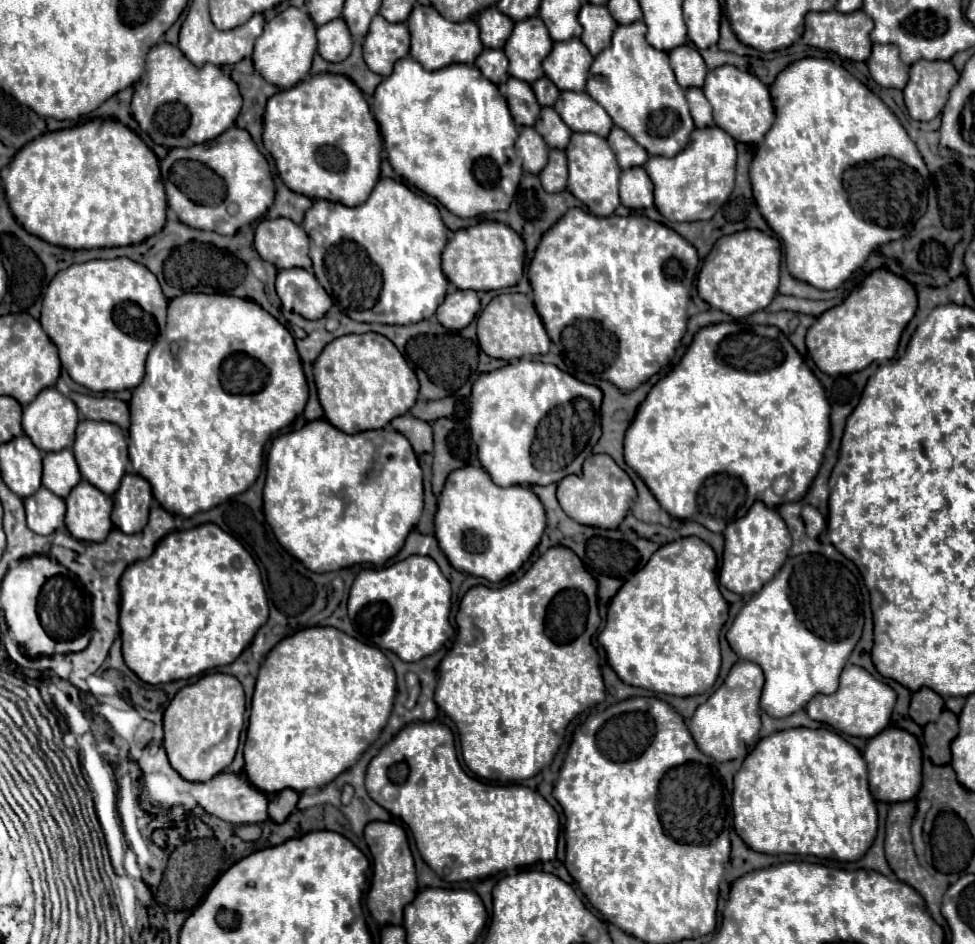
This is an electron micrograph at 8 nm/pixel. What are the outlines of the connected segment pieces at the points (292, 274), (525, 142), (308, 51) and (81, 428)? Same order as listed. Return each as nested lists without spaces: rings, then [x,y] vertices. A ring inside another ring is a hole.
[[[282,269],[276,277],[276,291],[282,307],[306,319],[320,319],[330,307],[332,299],[320,287],[314,273],[308,269]]]
[[[522,127],[516,141],[516,155],[520,155],[526,173],[540,173],[548,161],[548,145],[534,127]]]
[[[288,7],[264,25],[264,33],[254,45],[254,69],[280,89],[288,89],[308,77],[312,57],[316,53],[316,25],[308,19],[308,13],[298,7]]]
[[[82,421],[76,429],[76,443],[74,443],[72,451],[74,451],[82,479],[86,479],[88,483],[98,487],[106,495],[114,495],[120,485],[122,475],[126,473],[126,465],[130,461],[128,459],[128,445],[126,445],[126,437],[124,437],[122,429],[116,427],[114,423]]]

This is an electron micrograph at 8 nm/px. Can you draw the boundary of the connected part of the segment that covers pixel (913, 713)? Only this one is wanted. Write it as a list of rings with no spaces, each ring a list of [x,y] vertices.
[[[922,687],[920,691],[912,693],[912,701],[910,701],[910,717],[918,723],[918,725],[926,725],[934,719],[938,719],[938,715],[944,711],[944,701],[942,697],[928,689]]]

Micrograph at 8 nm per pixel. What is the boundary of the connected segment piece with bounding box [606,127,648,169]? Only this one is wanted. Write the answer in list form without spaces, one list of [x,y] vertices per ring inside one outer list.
[[[612,127],[610,135],[606,139],[608,139],[608,145],[612,147],[612,151],[614,151],[616,159],[618,159],[618,165],[622,169],[628,169],[628,167],[636,167],[636,165],[644,165],[646,163],[648,153],[644,151],[644,147],[640,147],[620,127]]]

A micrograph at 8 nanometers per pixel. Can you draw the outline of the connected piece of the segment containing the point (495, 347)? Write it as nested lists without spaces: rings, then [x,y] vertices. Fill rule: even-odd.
[[[504,293],[494,297],[486,309],[478,315],[478,343],[488,357],[496,359],[520,359],[524,355],[538,355],[548,353],[550,339],[542,325],[540,315],[534,309],[532,299],[524,293]]]

